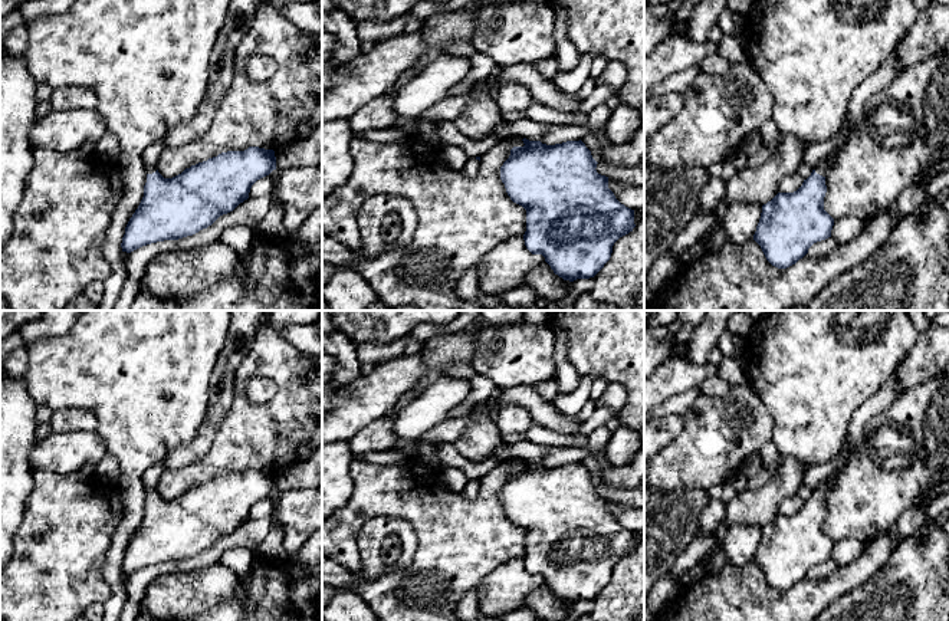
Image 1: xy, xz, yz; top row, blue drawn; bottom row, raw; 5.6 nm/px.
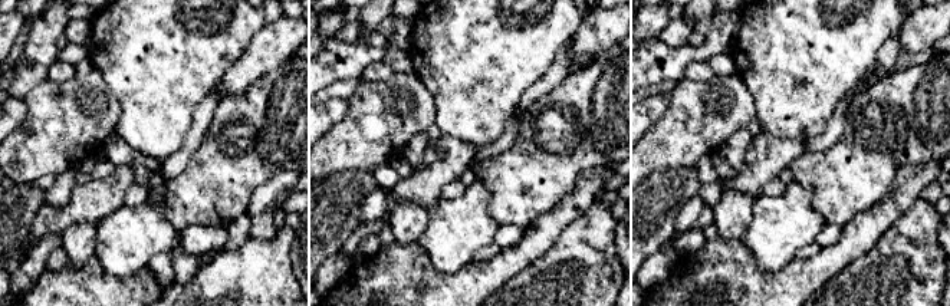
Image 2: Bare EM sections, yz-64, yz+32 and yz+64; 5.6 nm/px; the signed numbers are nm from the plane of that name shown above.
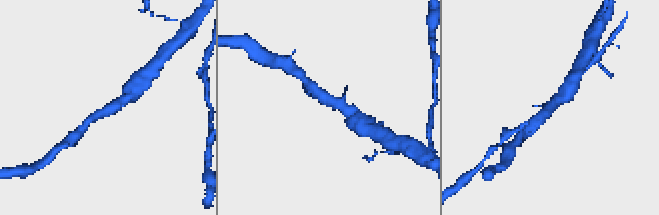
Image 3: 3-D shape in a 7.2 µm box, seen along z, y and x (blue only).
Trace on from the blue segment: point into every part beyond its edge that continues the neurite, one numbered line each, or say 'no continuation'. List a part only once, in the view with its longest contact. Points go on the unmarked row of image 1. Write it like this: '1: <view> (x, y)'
1: yz (823, 490)

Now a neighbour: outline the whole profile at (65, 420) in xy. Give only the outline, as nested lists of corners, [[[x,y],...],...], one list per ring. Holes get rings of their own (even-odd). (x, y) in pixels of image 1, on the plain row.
[[[63,408],[53,411],[50,420],[53,433],[88,431],[98,433],[98,420],[92,411],[81,408]]]

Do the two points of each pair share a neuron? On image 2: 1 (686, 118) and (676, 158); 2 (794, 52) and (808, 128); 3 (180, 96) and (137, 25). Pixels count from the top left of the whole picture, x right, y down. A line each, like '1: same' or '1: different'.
1: same
2: same
3: same

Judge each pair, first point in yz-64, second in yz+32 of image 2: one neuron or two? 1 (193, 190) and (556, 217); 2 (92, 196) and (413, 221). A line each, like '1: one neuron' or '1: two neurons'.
1: two neurons
2: two neurons

